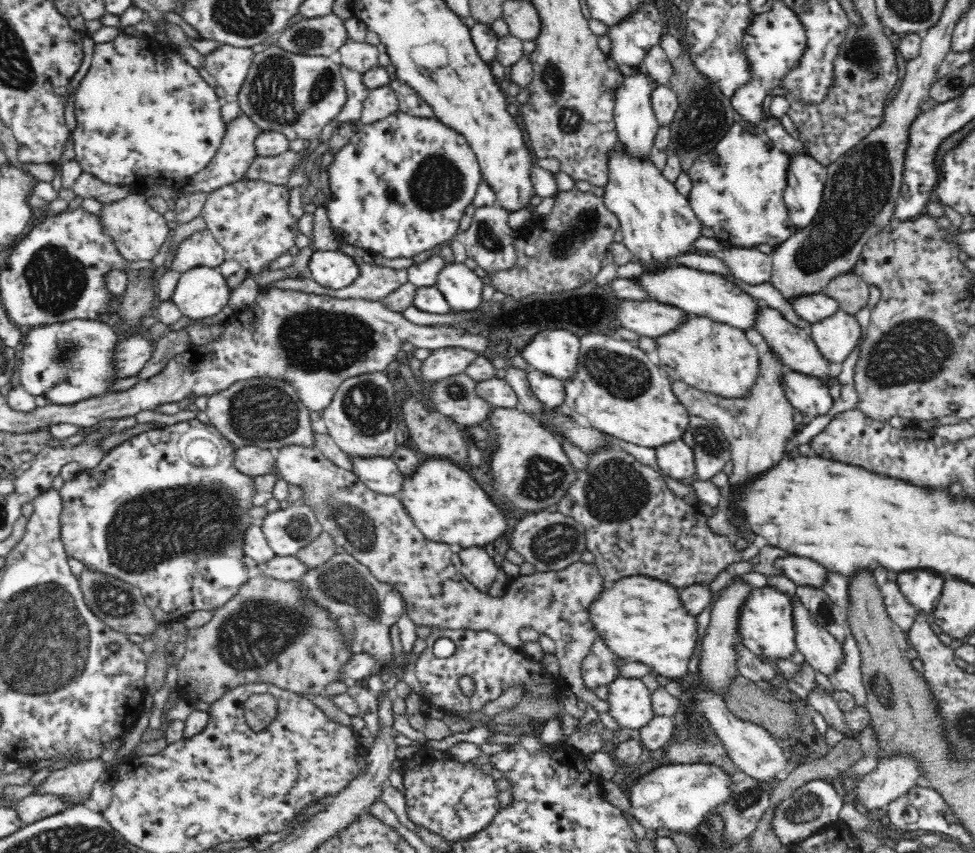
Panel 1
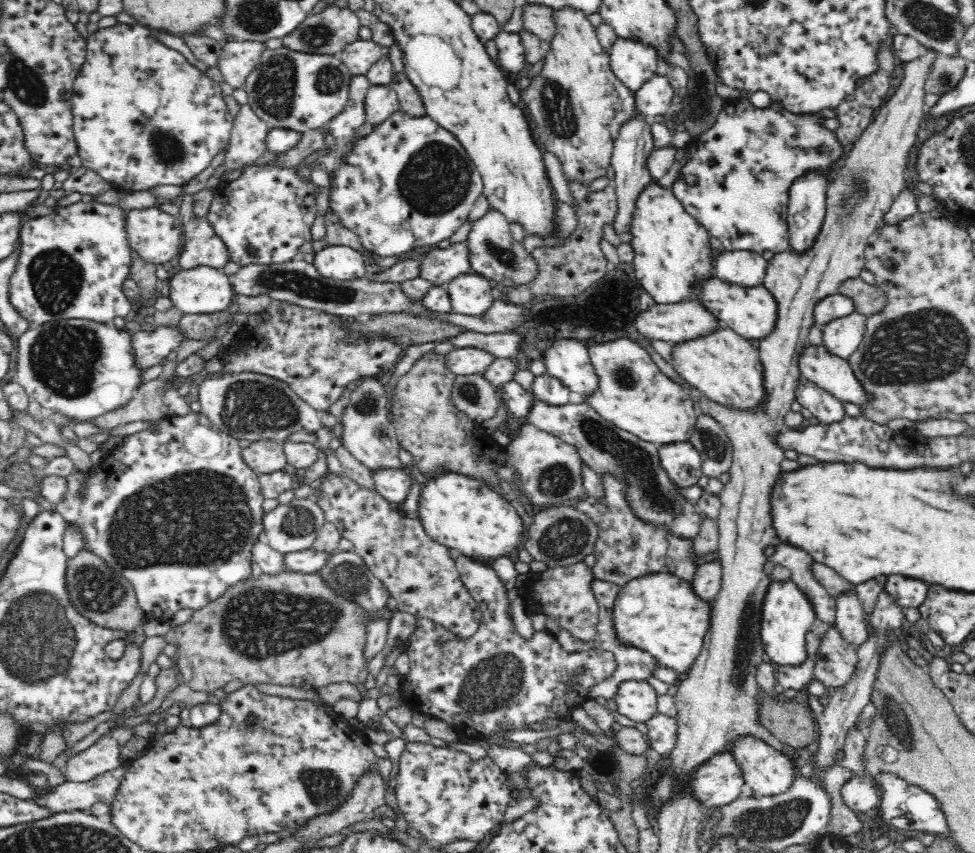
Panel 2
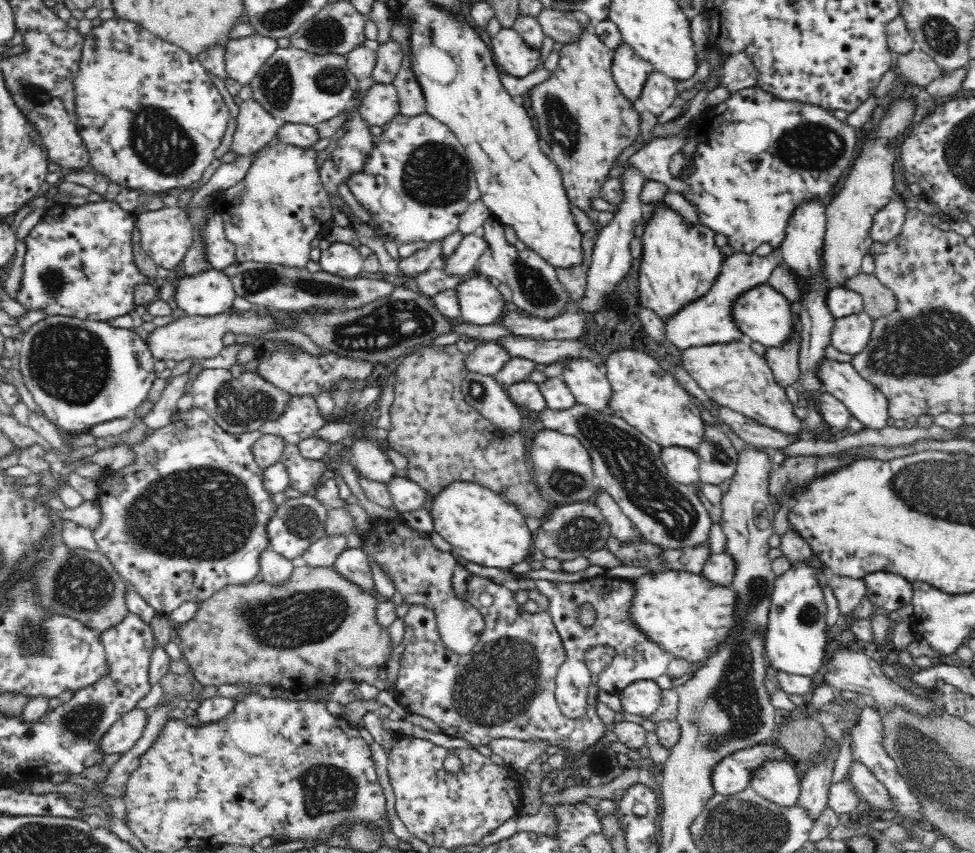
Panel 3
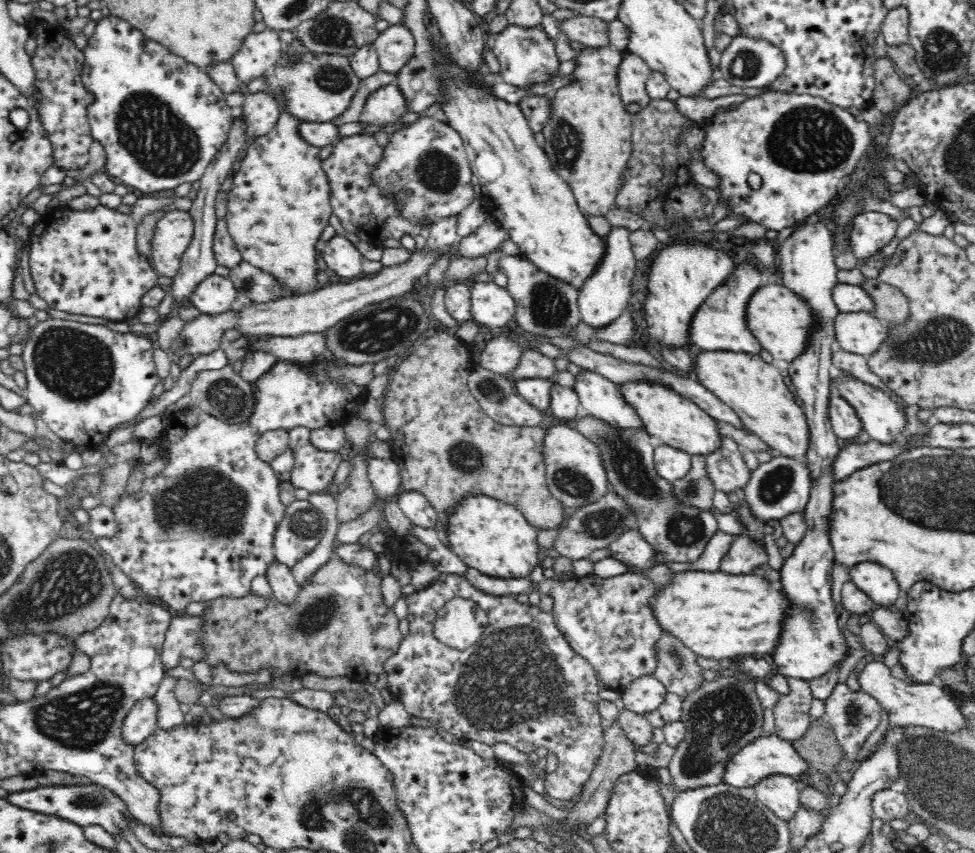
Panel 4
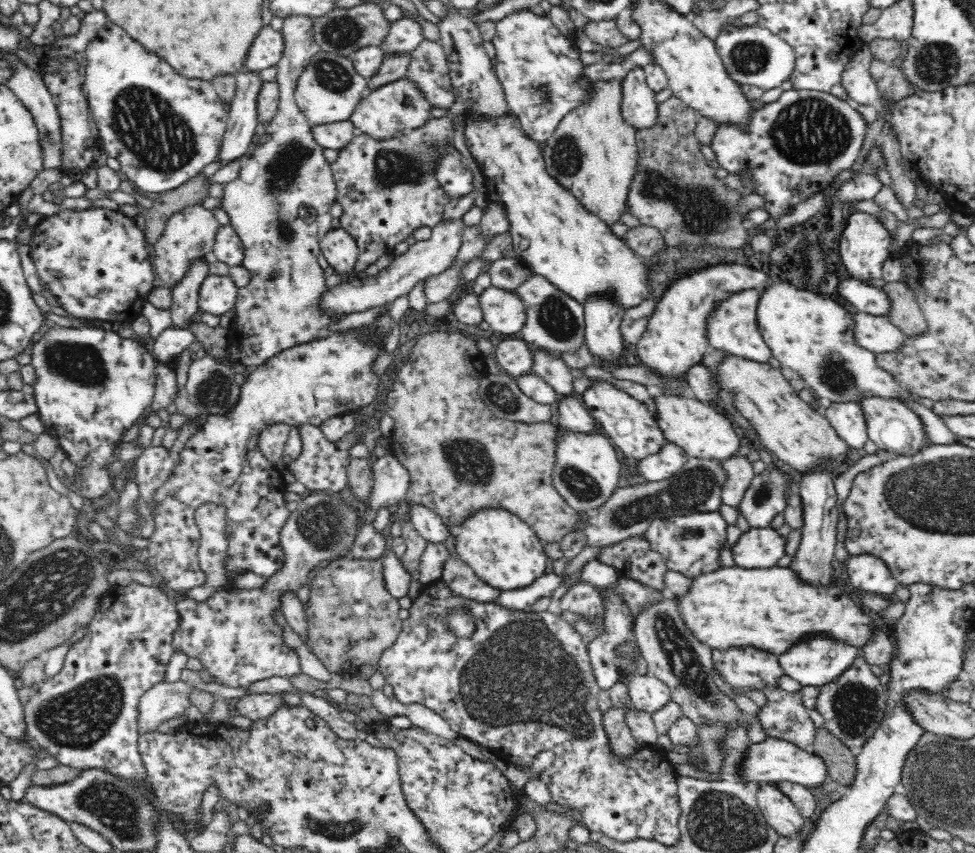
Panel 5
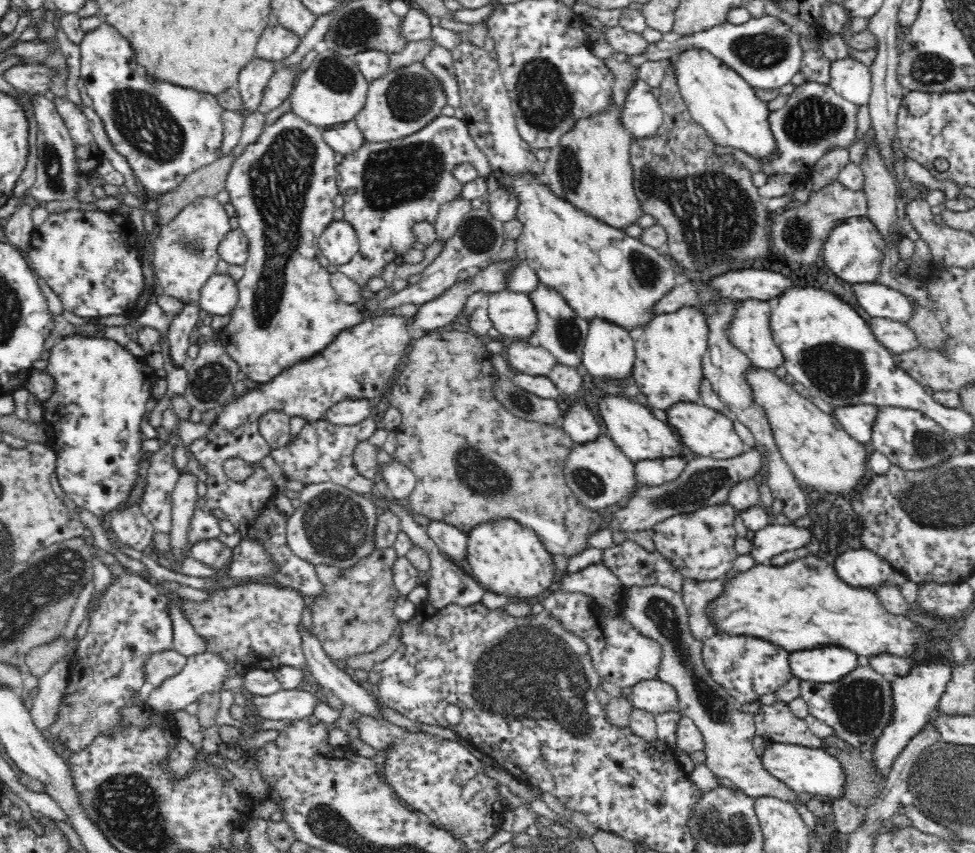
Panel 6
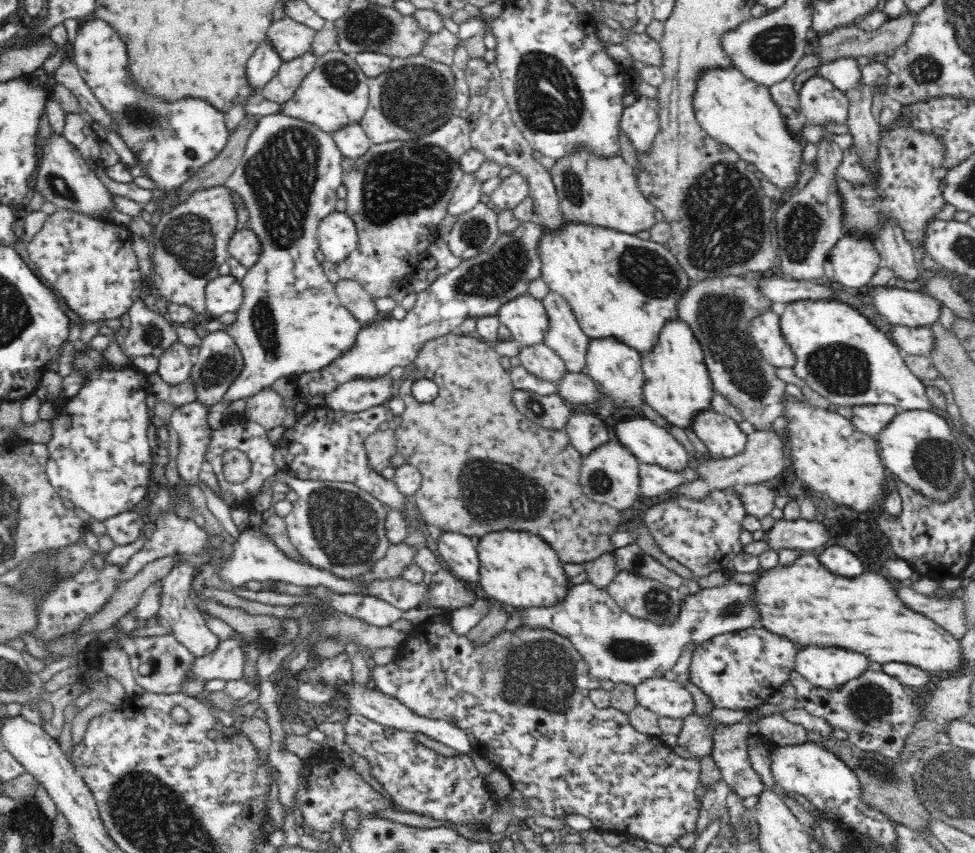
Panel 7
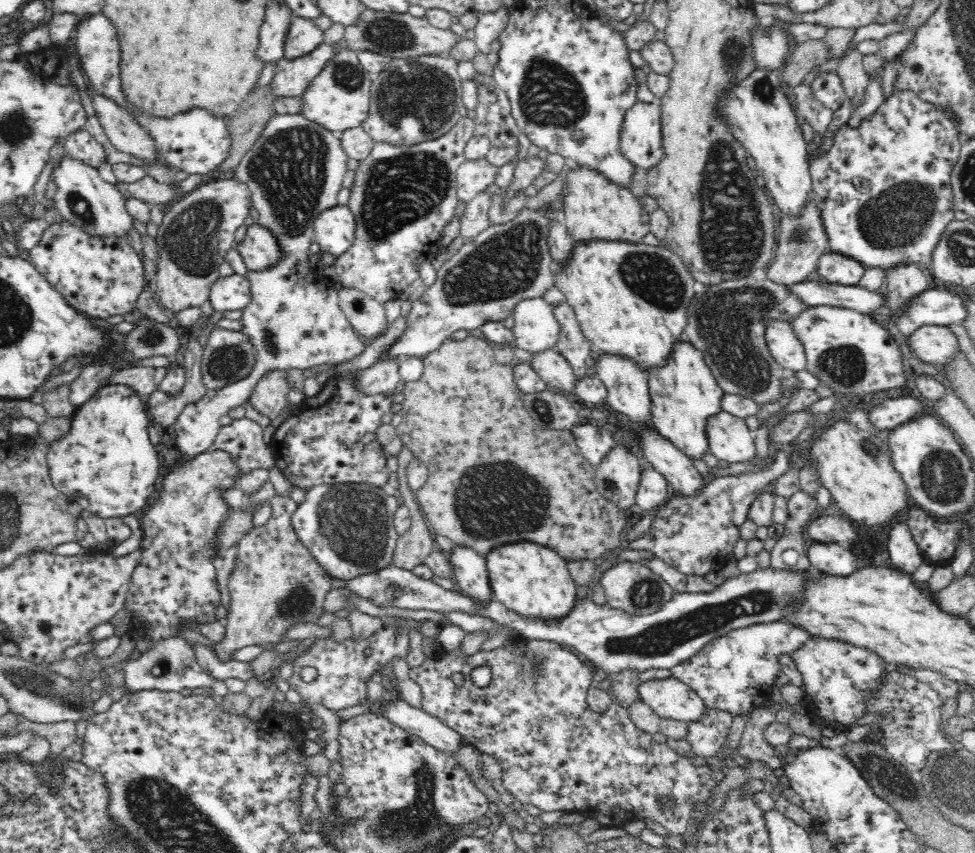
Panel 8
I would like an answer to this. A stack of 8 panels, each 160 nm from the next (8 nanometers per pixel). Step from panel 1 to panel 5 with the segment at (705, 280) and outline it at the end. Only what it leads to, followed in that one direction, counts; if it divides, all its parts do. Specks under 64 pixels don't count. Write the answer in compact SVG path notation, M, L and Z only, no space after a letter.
M770 284L761 292L758 309L758 325L766 344L772 349L772 356L780 360L782 366L798 374L808 388L814 390L818 398L828 398L830 402L856 402L865 398L890 398L900 402L916 402L920 397L906 383L898 381L889 370L878 365L877 354L857 343L854 314L848 312L838 300L824 296L794 284Z

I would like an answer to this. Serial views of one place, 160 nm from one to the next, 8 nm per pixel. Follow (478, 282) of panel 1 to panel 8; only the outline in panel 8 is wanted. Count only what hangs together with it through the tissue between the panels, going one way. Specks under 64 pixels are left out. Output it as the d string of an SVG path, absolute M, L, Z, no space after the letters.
M532 298L516 306L514 314L514 346L528 350L532 355L556 350L560 340L560 323L554 316L554 307L543 298Z

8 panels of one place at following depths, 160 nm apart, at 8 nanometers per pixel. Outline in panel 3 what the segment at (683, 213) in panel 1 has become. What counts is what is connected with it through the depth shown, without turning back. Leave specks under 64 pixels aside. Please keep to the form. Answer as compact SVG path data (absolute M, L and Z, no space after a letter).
M664 202L652 205L652 218L645 222L645 232L642 236L644 252L639 268L640 303L644 309L650 310L663 323L680 313L687 305L703 298L717 281L725 261L720 249L716 246L716 232L707 230L700 223L692 226L684 221L682 216L674 212Z

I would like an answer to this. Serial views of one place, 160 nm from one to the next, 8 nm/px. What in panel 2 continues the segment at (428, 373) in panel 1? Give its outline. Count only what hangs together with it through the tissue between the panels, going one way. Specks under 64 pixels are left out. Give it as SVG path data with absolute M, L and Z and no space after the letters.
M457 347L449 352L446 365L457 375L483 375L488 366L496 360L496 355L476 347Z

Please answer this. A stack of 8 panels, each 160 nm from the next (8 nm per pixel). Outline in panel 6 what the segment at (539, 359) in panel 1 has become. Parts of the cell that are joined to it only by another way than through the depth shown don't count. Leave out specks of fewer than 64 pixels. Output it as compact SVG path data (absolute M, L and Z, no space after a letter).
M624 394L604 395L596 402L607 427L606 436L620 448L631 461L678 458L684 454L684 444L670 429L668 423L654 417L651 408L641 399L632 399Z

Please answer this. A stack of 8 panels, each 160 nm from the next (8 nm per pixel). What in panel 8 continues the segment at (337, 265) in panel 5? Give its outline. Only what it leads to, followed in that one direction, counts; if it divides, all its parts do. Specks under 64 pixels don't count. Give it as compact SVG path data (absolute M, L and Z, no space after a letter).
M334 206L316 214L314 220L315 242L324 252L336 256L344 254L356 237L356 220L353 210L346 206Z

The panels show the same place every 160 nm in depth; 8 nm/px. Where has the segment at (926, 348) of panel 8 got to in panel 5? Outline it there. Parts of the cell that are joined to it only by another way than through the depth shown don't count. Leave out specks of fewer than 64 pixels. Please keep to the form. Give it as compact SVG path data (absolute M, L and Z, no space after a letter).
M866 313L854 314L857 343L876 354L894 352L902 348L907 336L890 317Z

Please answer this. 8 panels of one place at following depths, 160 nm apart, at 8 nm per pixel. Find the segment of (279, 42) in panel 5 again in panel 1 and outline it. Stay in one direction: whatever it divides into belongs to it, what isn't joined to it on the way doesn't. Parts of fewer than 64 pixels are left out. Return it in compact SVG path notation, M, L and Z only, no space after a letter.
M219 44L205 57L206 70L228 94L228 99L236 97L245 83L254 55L251 47Z

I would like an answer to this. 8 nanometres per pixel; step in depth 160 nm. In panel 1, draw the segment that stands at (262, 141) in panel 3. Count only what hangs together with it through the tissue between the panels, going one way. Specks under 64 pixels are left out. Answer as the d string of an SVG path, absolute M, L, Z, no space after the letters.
M242 112L236 115L227 124L227 130L225 137L222 140L218 153L212 159L209 166L206 166L205 170L202 170L196 177L192 177L187 182L184 191L187 193L192 192L213 192L222 186L233 184L242 180L242 177L246 177L250 166L253 164L253 160L259 155L257 154L256 142L257 136L262 132L262 128L256 125L256 123L247 115Z

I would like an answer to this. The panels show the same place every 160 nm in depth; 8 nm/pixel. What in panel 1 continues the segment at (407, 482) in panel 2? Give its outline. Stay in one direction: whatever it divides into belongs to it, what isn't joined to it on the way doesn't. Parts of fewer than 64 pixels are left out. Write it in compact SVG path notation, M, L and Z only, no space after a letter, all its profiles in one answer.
M352 457L353 472L370 490L384 496L398 496L404 488L404 475L392 458L366 458L359 460Z

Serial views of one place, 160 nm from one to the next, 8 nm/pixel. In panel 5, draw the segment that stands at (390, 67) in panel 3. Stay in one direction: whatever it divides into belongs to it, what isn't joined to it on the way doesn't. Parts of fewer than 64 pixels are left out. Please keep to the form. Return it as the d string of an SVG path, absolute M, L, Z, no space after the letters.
M402 16L391 23L386 42L382 44L382 50L384 50L384 54L412 52L424 40L420 22L416 22L410 16Z

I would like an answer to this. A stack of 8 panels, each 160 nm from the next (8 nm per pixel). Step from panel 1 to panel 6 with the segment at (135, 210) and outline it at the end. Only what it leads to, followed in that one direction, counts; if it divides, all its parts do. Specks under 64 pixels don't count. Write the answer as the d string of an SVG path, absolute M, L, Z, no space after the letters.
M210 196L198 197L184 206L173 220L162 224L152 242L150 261L155 280L160 284L163 294L201 310L201 288L215 274L216 264L220 262L219 245L231 231L230 218L224 206L216 197Z

